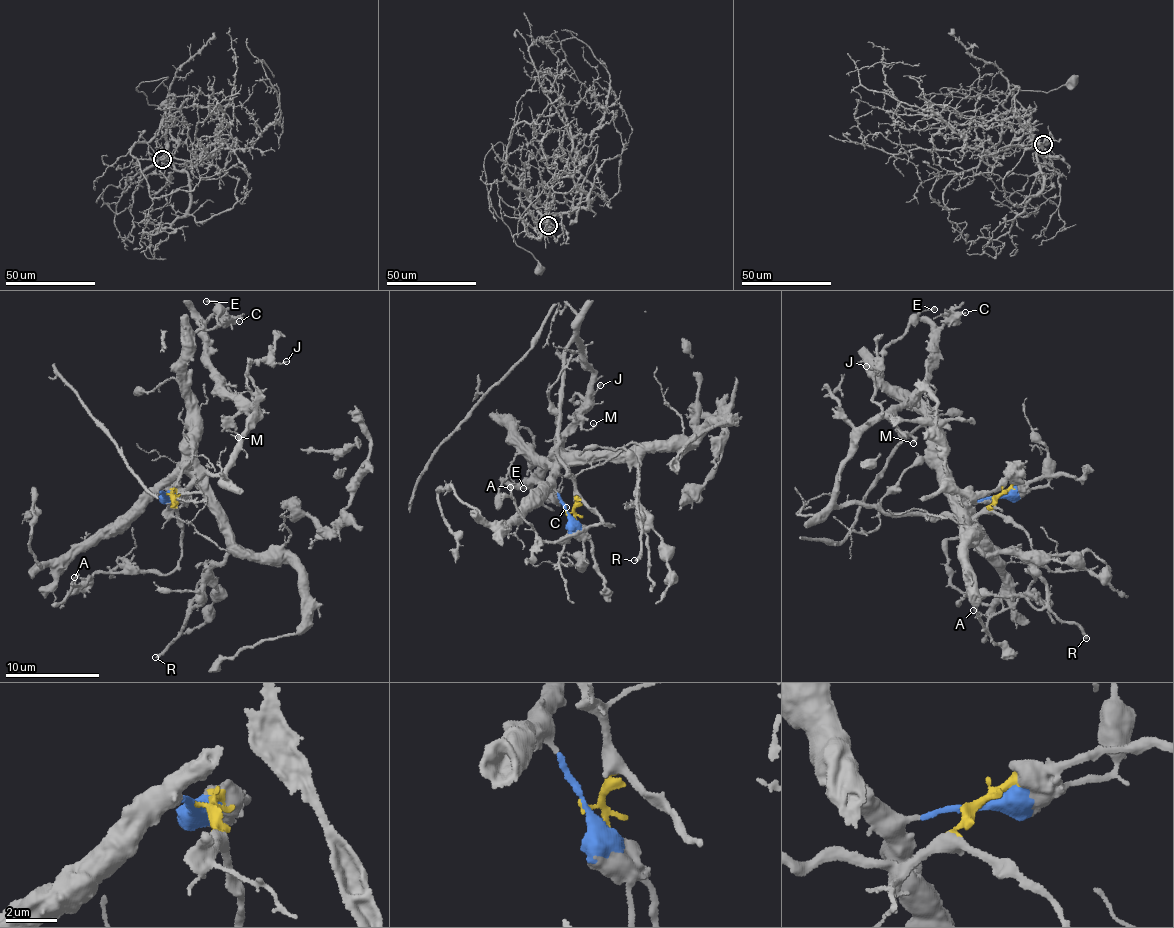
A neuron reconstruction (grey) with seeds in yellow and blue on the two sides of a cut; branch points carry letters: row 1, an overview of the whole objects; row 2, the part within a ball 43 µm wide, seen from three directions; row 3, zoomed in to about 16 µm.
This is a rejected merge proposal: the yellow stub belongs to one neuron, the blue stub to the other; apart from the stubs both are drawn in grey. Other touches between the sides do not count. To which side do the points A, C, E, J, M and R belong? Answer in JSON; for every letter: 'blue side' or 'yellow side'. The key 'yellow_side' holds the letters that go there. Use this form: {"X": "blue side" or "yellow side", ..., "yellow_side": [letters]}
{"A": "yellow side", "C": "yellow side", "E": "blue side", "J": "yellow side", "M": "yellow side", "R": "blue side", "yellow_side": ["A", "C", "J", "M"]}

